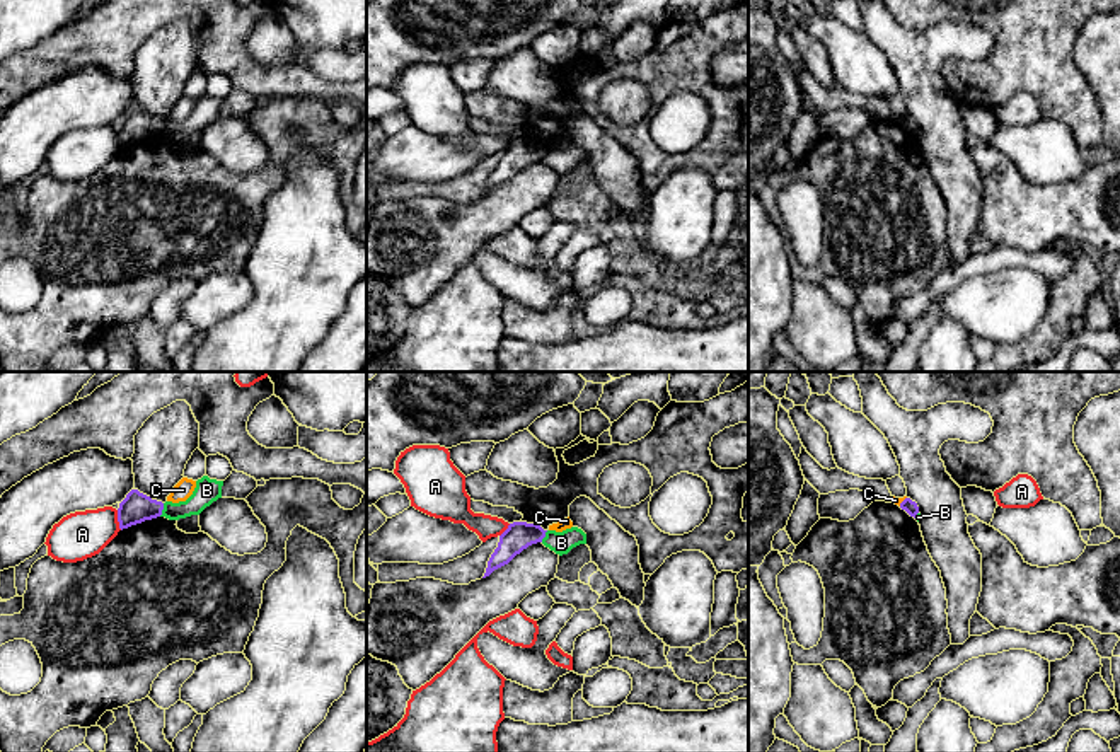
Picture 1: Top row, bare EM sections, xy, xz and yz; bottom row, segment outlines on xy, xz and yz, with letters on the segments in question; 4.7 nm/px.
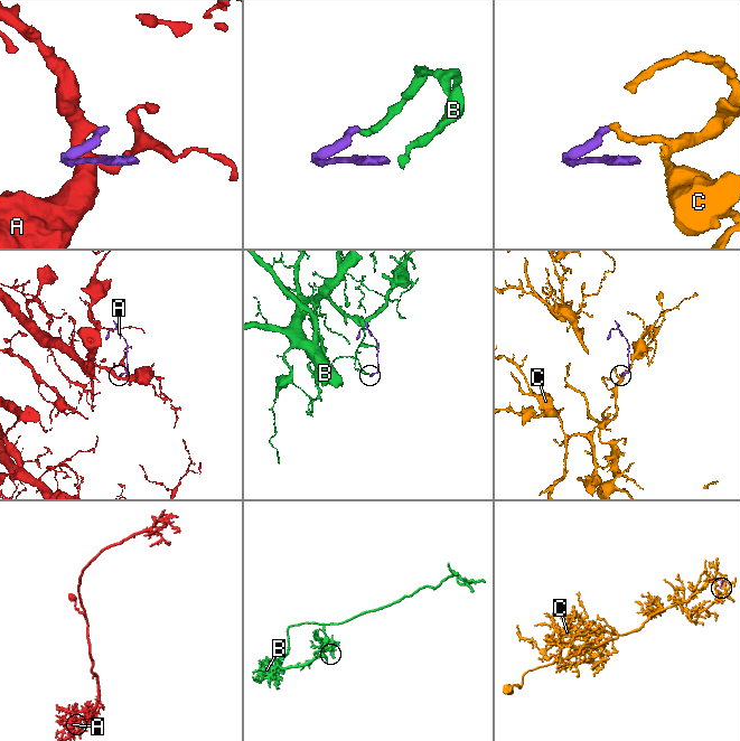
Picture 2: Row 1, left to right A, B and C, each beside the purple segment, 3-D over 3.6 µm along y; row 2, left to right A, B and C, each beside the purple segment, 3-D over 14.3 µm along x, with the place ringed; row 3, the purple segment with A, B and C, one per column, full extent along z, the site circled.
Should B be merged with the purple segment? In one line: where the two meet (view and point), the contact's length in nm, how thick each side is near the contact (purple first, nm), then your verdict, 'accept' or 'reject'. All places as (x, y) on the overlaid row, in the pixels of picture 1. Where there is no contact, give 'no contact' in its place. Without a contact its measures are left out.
meets purple in xy at (162, 509); contact 70 nm long; 140 nm thick on the purple side, 120 nm on the other; reject

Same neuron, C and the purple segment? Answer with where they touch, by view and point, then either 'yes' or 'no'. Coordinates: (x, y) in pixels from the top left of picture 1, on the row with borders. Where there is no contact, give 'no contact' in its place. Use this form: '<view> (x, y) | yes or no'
yz (902, 502) | no

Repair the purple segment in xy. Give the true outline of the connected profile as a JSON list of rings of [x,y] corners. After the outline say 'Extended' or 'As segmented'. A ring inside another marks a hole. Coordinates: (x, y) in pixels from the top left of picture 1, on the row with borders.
[[[131,489],[118,508],[119,529],[123,530],[145,520],[157,518],[162,515],[162,510],[162,501],[152,500],[138,489]]]. As segmented

